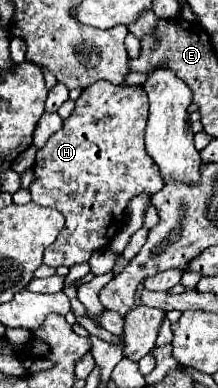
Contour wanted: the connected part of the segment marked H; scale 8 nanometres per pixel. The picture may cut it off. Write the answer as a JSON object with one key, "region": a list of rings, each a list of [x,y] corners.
{"region":[[[96,81],[76,99],[76,107],[62,129],[38,149],[34,181],[30,183],[32,201],[58,209],[66,219],[58,239],[44,251],[48,267],[88,263],[92,253],[104,249],[122,229],[130,199],[142,193],[154,195],[164,187],[156,163],[144,147],[146,119],[148,97],[142,87],[116,87],[108,81]]]}

